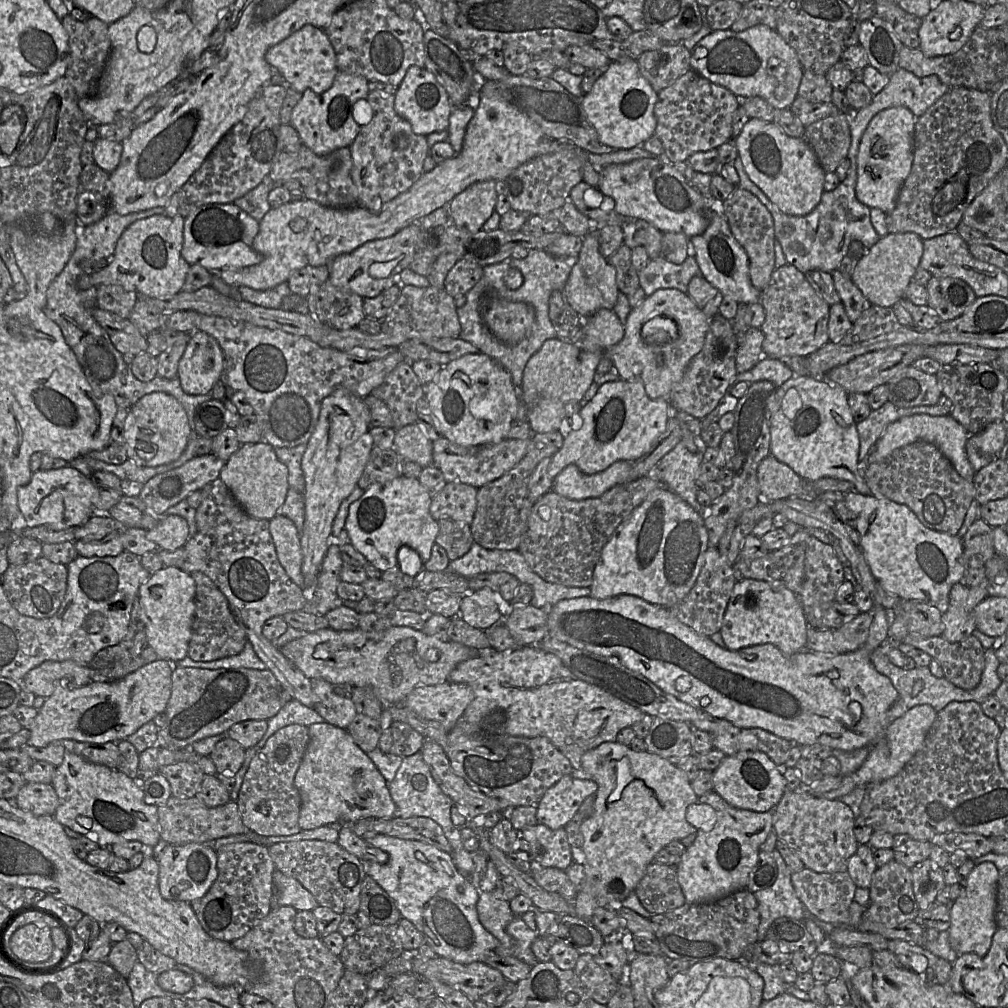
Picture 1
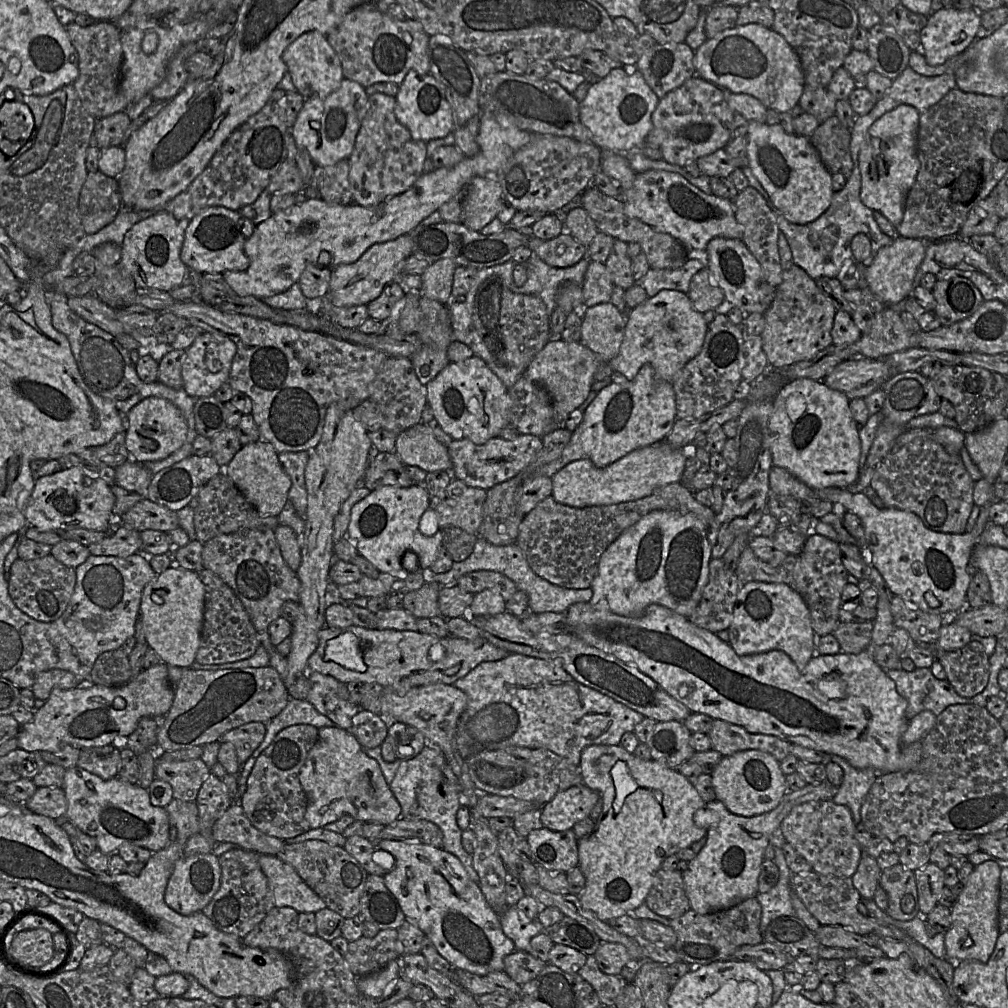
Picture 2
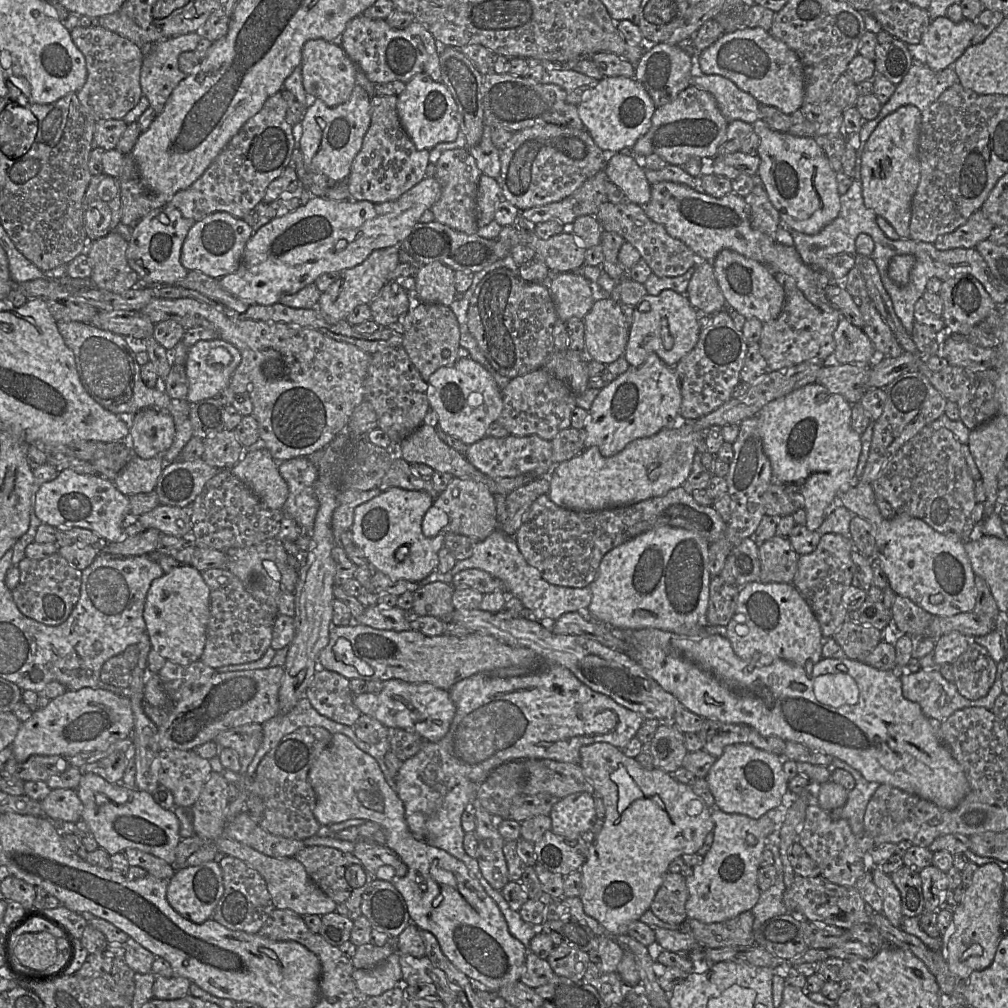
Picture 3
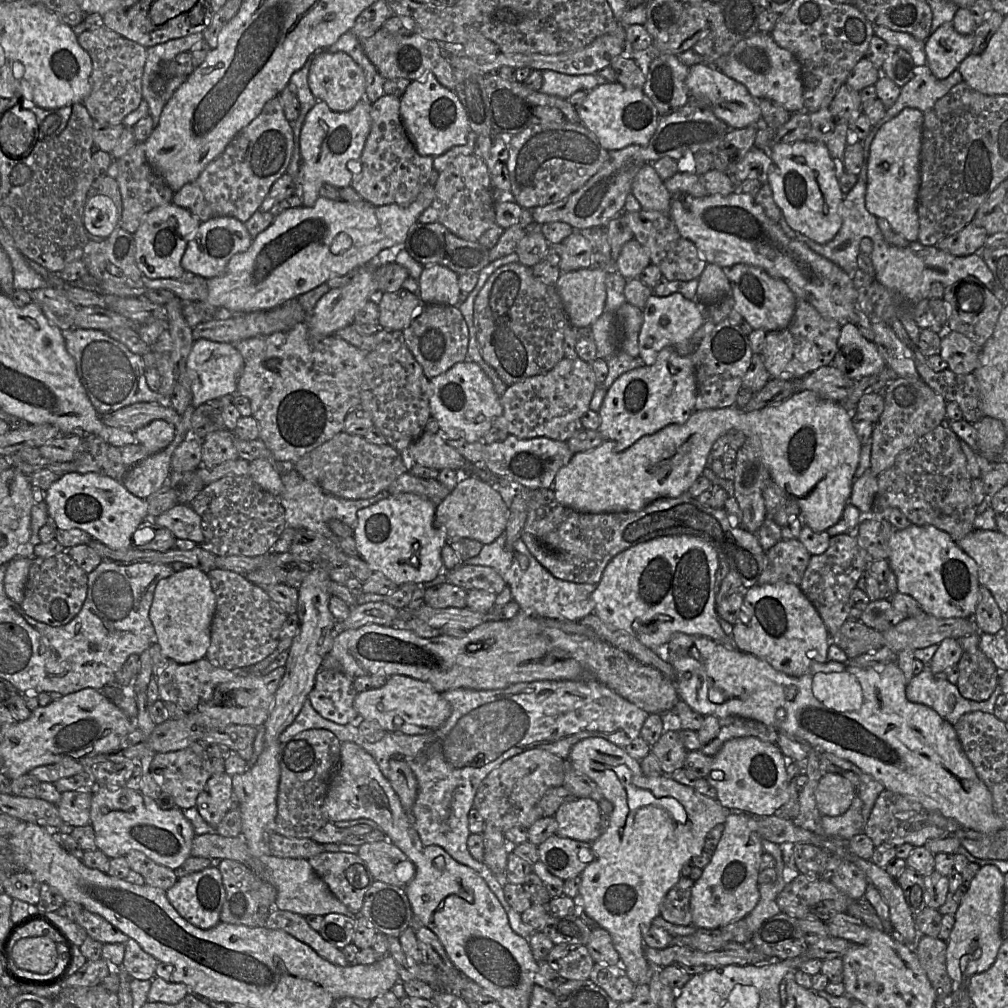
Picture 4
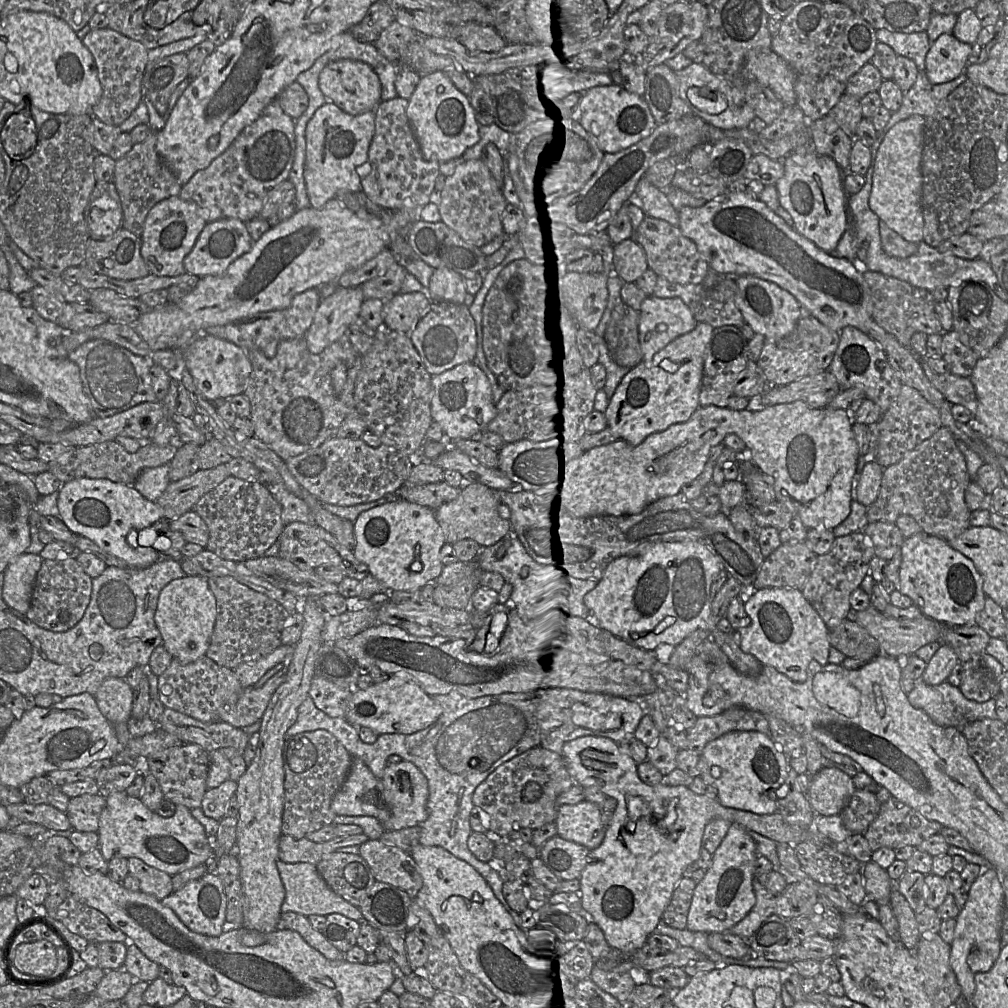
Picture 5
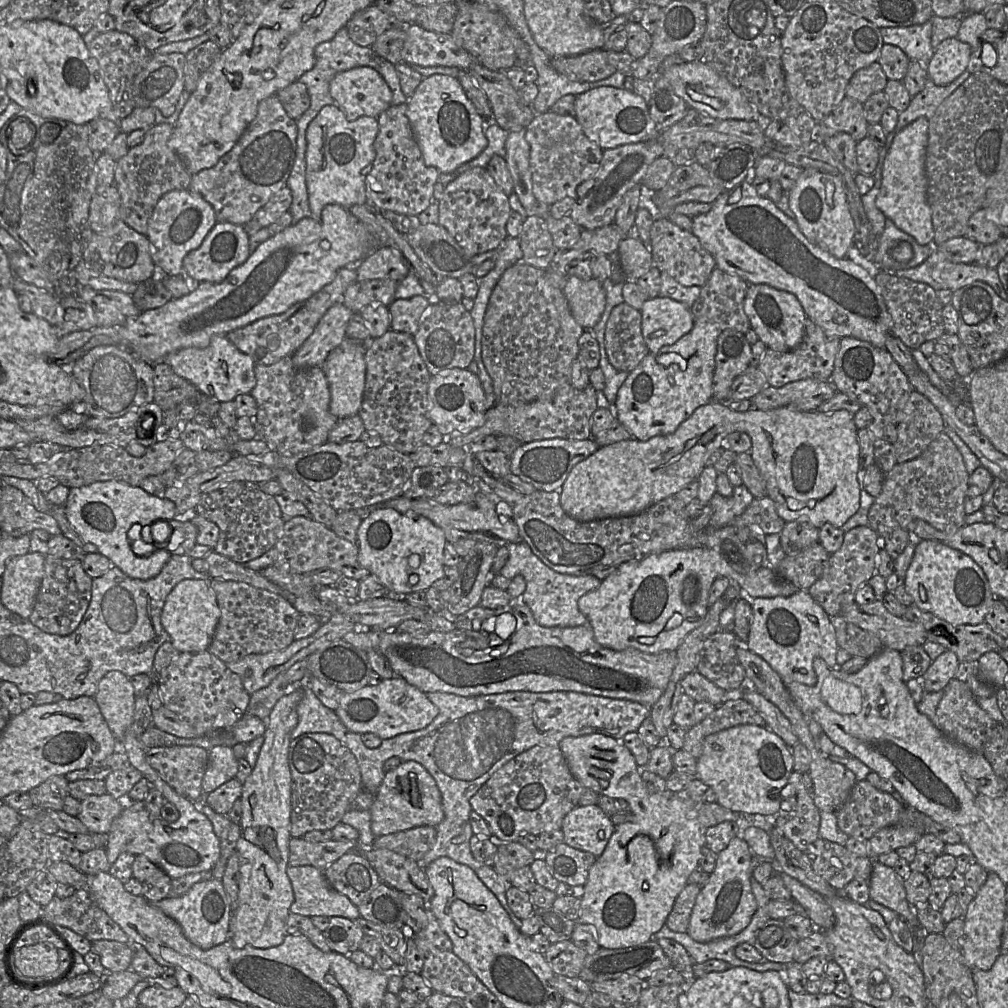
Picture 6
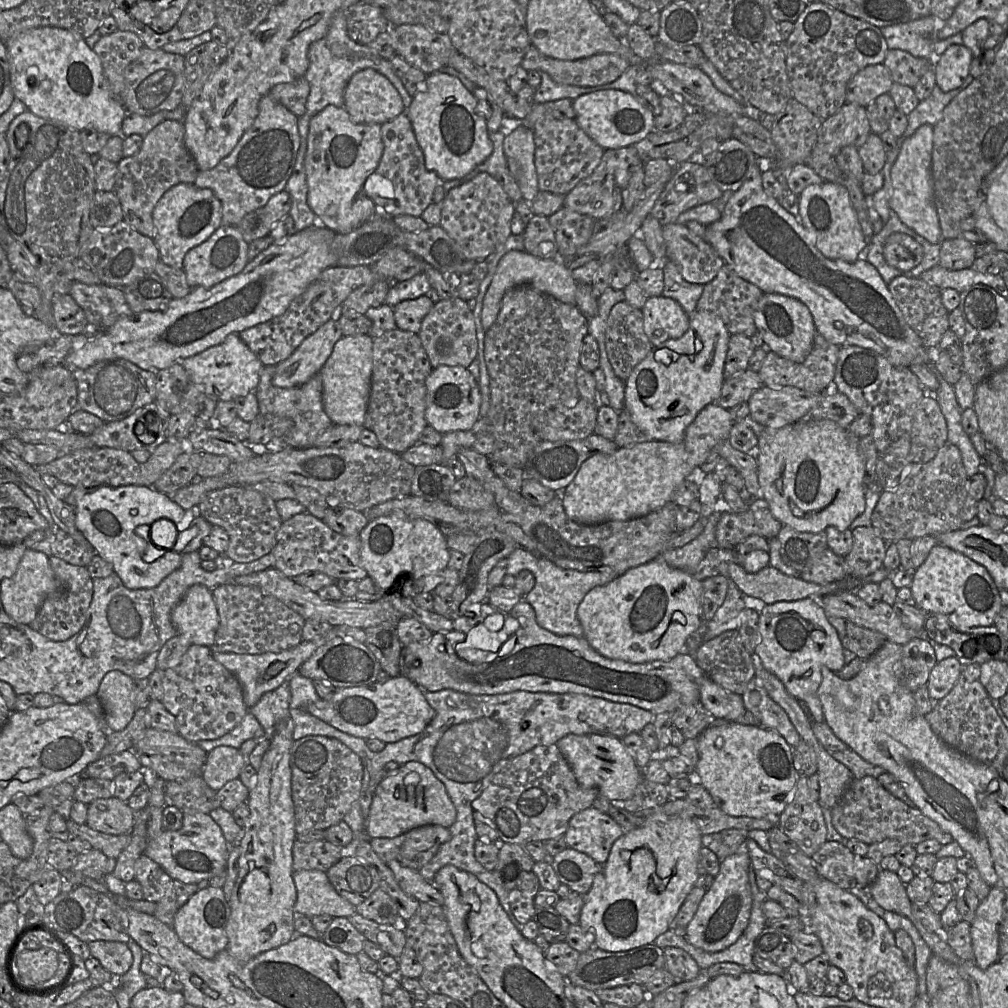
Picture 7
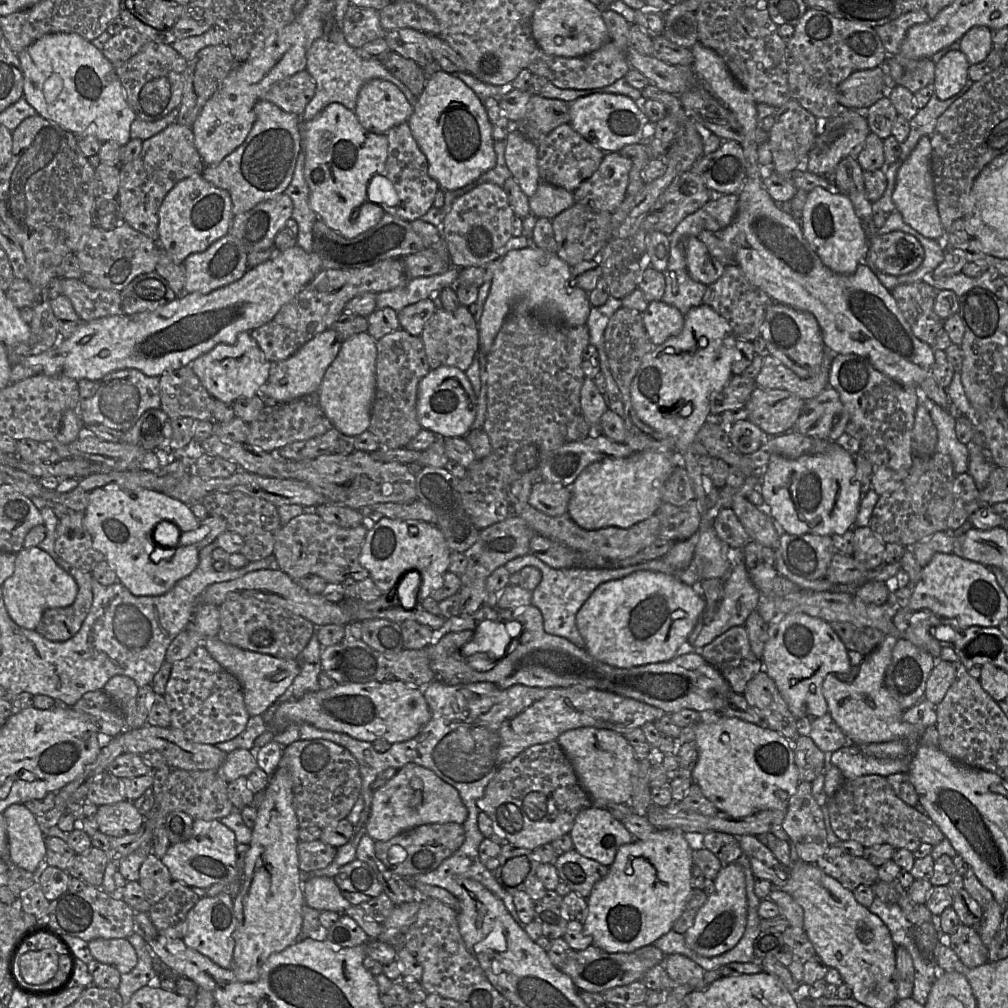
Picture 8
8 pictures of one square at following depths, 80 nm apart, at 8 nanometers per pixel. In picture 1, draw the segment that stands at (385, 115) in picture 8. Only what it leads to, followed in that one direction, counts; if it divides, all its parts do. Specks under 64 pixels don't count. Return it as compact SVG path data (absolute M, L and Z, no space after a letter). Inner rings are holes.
M304 25L280 43L272 46L265 54L266 62L287 82L287 88L303 93L310 89L317 94L327 91L338 73L333 47L323 29Z

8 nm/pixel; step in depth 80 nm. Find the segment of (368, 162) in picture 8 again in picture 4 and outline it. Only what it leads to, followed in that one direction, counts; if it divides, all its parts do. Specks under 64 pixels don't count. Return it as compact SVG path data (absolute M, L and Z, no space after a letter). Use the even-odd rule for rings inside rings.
M317 100L308 112L300 134L300 152L303 160L302 206L312 207L320 197L319 189L328 183L337 188L351 186L353 174L347 168L350 160L359 160L371 130L371 103L360 100L346 112L331 110L322 100Z

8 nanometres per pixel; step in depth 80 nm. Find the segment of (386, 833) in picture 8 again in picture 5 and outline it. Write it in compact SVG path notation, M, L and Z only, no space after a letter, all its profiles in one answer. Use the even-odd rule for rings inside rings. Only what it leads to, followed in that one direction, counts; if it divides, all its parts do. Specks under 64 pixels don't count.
M402 760L388 764L382 778L385 800L390 809L390 817L382 823L384 832L420 826L428 817L428 781L423 773L411 762Z

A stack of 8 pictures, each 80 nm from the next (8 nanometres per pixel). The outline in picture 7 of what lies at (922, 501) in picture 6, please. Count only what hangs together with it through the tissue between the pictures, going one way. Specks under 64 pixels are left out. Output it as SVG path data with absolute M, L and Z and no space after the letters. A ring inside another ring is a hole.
M950 442L941 446L927 462L910 462L902 470L895 488L885 488L871 515L875 533L887 543L960 529L960 509L967 496L968 475L958 447Z

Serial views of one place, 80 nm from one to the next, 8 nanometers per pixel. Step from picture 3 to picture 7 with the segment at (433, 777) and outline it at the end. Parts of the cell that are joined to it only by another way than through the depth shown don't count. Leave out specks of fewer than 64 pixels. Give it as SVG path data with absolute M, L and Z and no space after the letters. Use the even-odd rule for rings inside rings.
M295 673L289 678L289 710L294 723L292 739L317 735L334 738L351 749L361 760L363 778L358 803L364 817L369 817L370 806L377 786L383 780L383 768L388 762L402 766L408 762L420 762L428 767L445 785L446 791L456 809L455 822L449 827L451 838L443 843L431 861L419 872L429 883L433 883L436 873L445 865L453 865L460 870L475 875L491 888L515 927L521 932L524 924L519 922L511 910L509 891L495 879L494 871L486 870L475 858L474 846L478 839L472 808L472 801L514 758L537 746L556 744L569 735L599 734L624 738L631 733L640 733L655 714L628 703L618 703L600 697L575 693L535 693L515 691L497 695L466 694L451 689L437 692L424 691L435 716L421 733L387 743L381 752L368 749L363 738L344 733L307 711L309 704L320 700L313 680Z

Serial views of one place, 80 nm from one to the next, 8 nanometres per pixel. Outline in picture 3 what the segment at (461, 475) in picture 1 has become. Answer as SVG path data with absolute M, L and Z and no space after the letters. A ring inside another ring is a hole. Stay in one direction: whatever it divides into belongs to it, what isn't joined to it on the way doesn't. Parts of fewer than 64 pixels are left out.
M509 435L505 438L485 436L477 443L468 445L465 457L476 469L491 478L509 478L523 474L544 477L553 472L555 464L559 464L552 460L551 441L536 435Z

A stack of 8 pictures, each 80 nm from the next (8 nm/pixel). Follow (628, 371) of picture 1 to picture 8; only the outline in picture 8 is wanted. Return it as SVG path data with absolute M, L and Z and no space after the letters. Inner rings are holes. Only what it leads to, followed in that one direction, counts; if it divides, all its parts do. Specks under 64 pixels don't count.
M662 300L649 302L642 318L645 330L655 346L680 334L685 323L685 315Z

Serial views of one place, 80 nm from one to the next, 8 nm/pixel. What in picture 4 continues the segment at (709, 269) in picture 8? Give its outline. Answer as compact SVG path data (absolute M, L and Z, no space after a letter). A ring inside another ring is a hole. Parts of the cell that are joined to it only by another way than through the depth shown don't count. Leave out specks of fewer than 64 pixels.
M641 209L638 212L622 211L621 215L633 232L636 239L647 251L650 261L657 266L669 281L689 281L698 279L707 265L693 242L684 238L669 216L658 211Z

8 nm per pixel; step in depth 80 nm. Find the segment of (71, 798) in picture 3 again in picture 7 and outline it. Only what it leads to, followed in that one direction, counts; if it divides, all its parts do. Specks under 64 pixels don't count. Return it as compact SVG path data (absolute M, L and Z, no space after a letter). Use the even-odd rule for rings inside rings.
M114 796L100 798L88 804L86 825L105 834L130 834L135 813L127 804Z

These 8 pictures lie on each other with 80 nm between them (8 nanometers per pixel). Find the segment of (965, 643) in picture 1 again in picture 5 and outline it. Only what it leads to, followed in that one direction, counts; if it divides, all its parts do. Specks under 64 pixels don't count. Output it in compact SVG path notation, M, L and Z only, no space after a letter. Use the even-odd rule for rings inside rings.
M981 660L960 662L963 673L960 691L968 700L986 702L1000 693L1000 687L994 675L984 667Z

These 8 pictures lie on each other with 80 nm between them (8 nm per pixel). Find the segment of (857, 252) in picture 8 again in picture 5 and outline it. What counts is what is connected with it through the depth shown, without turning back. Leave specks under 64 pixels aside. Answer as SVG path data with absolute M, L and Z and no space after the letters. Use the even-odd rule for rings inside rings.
M827 155L786 156L782 163L784 175L775 184L780 206L791 215L798 234L831 254L848 225L848 195L843 188L843 171Z

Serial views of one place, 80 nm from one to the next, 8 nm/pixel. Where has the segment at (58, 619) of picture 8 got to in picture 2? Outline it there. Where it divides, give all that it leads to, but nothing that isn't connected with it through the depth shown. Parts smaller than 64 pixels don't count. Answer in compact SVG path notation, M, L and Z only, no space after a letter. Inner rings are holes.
M52 555L35 560L17 559L8 578L8 591L15 605L31 618L41 622L57 620L67 609L76 585L76 570Z

